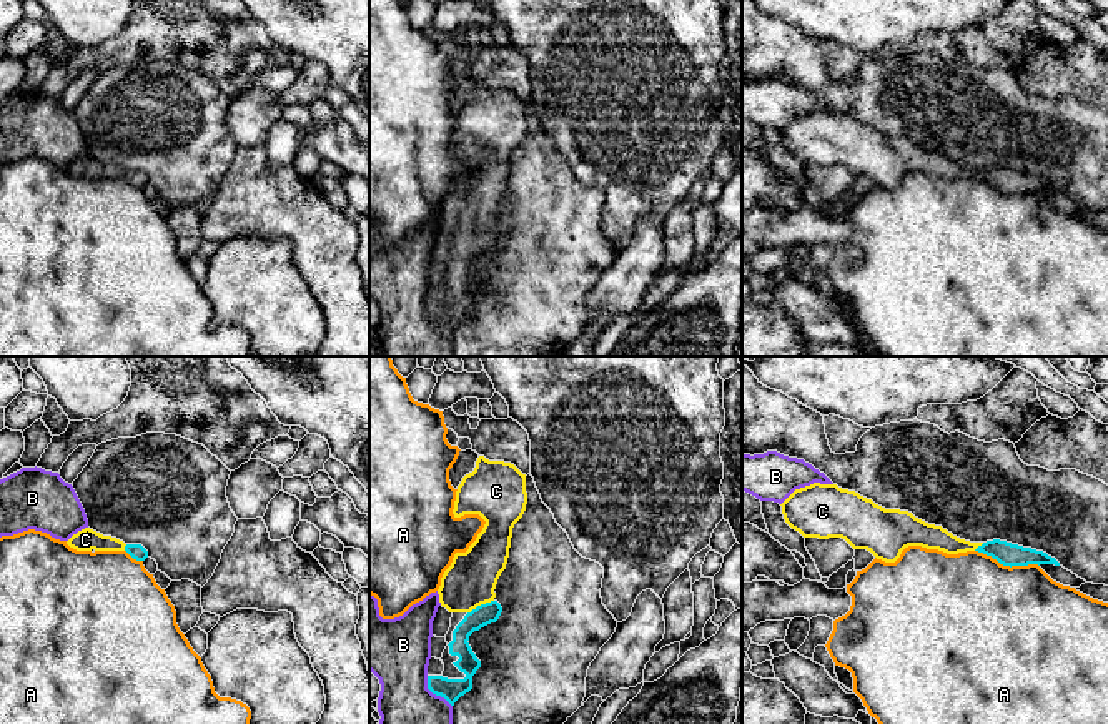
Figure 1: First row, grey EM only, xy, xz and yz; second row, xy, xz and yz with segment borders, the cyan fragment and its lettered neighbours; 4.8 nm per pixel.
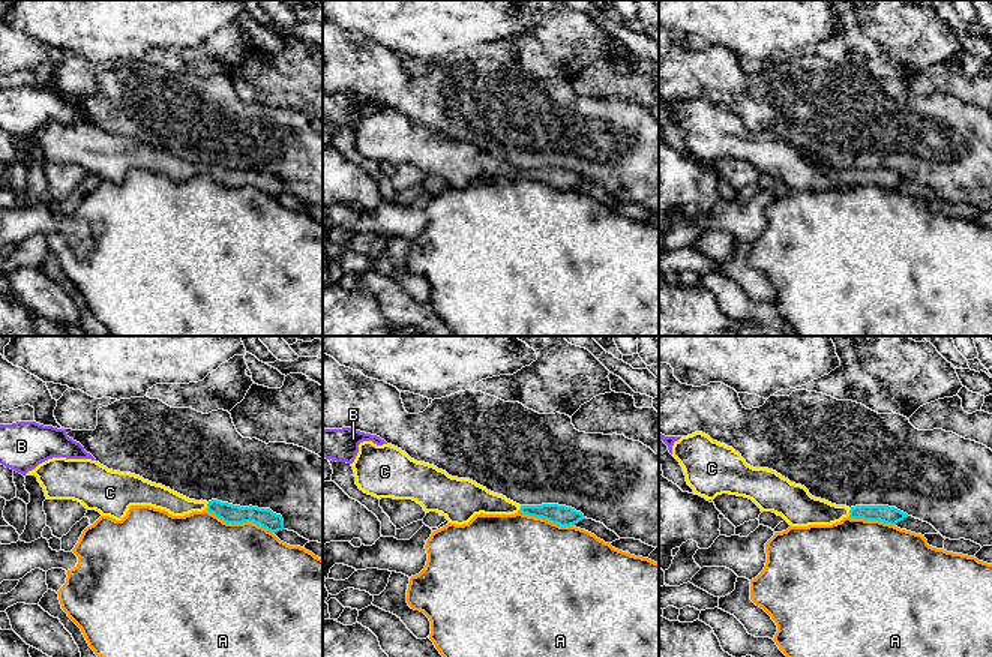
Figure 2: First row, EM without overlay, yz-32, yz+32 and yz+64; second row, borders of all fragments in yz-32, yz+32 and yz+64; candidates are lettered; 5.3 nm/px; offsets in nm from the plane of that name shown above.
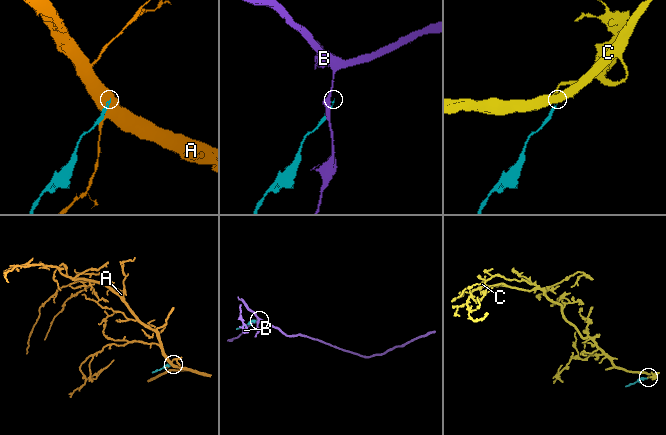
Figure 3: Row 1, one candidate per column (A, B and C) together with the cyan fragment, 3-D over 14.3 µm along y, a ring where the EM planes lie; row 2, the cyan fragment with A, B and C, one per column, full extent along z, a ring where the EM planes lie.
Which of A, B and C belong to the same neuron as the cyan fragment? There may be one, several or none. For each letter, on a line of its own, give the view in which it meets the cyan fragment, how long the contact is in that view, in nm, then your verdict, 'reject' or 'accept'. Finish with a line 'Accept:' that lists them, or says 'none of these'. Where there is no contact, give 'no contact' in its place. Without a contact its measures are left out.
A: contact in yz; length 320 nm; reject
B: contact in xz; length 200 nm; reject
C: contact in xz; length 140 nm; accept
Accept: C

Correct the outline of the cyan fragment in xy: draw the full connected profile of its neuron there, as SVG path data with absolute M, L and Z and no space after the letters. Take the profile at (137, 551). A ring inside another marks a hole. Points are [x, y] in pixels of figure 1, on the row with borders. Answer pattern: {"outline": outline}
{"outline": "M90 528L73 534L67 544L77 551L126 551L136 561L148 558L148 551L141 544L125 544L116 538L103 536Z"}

